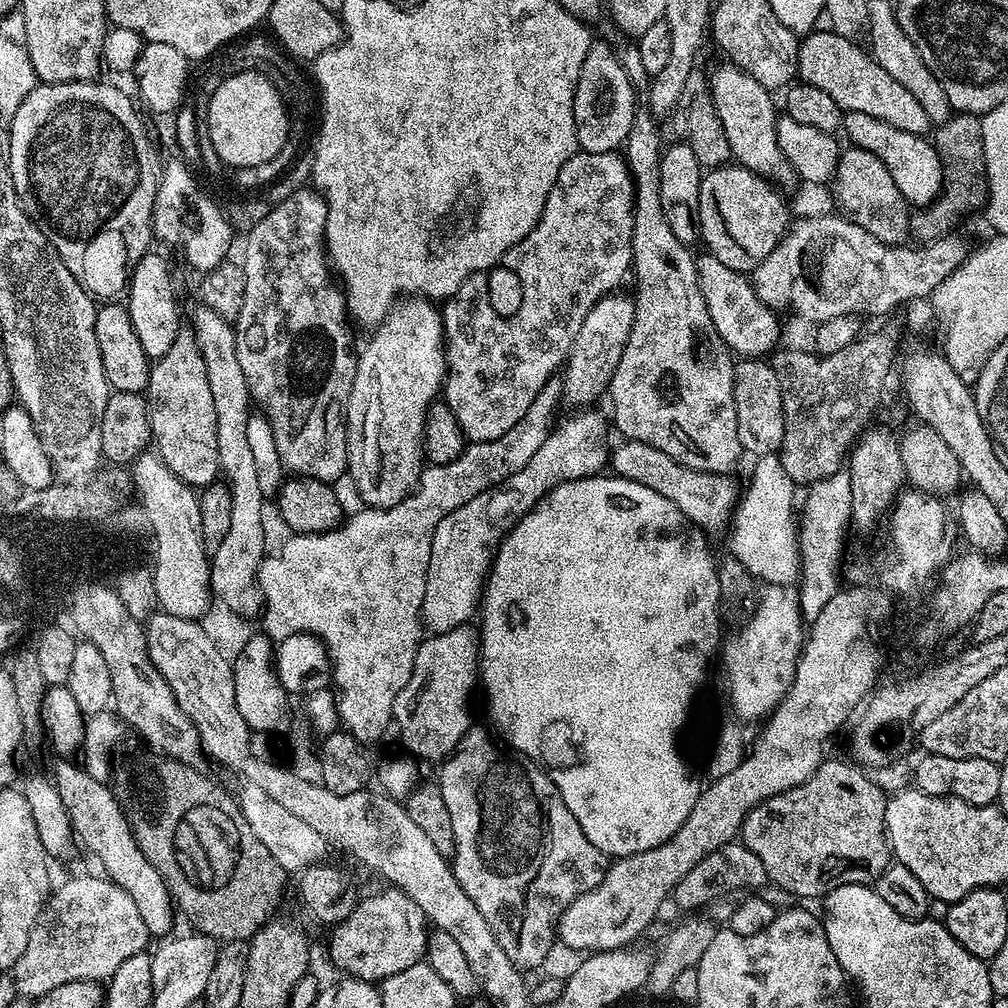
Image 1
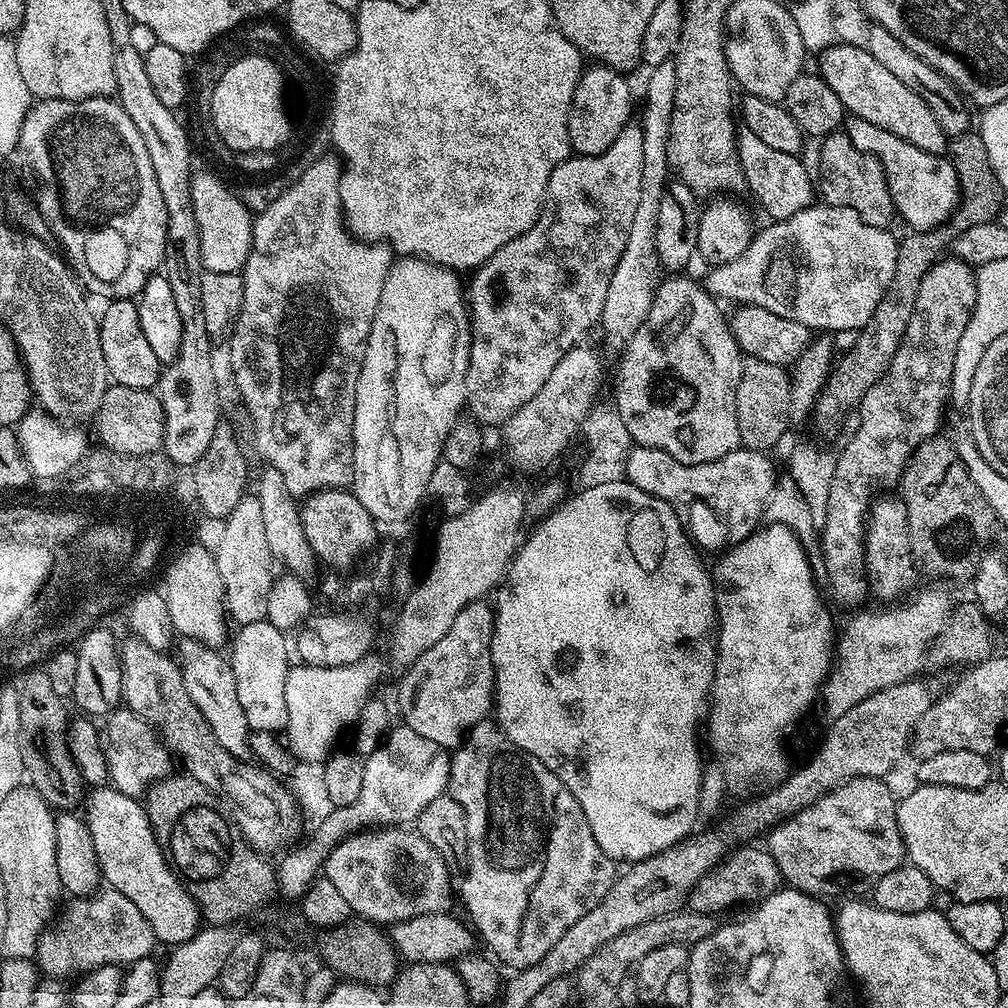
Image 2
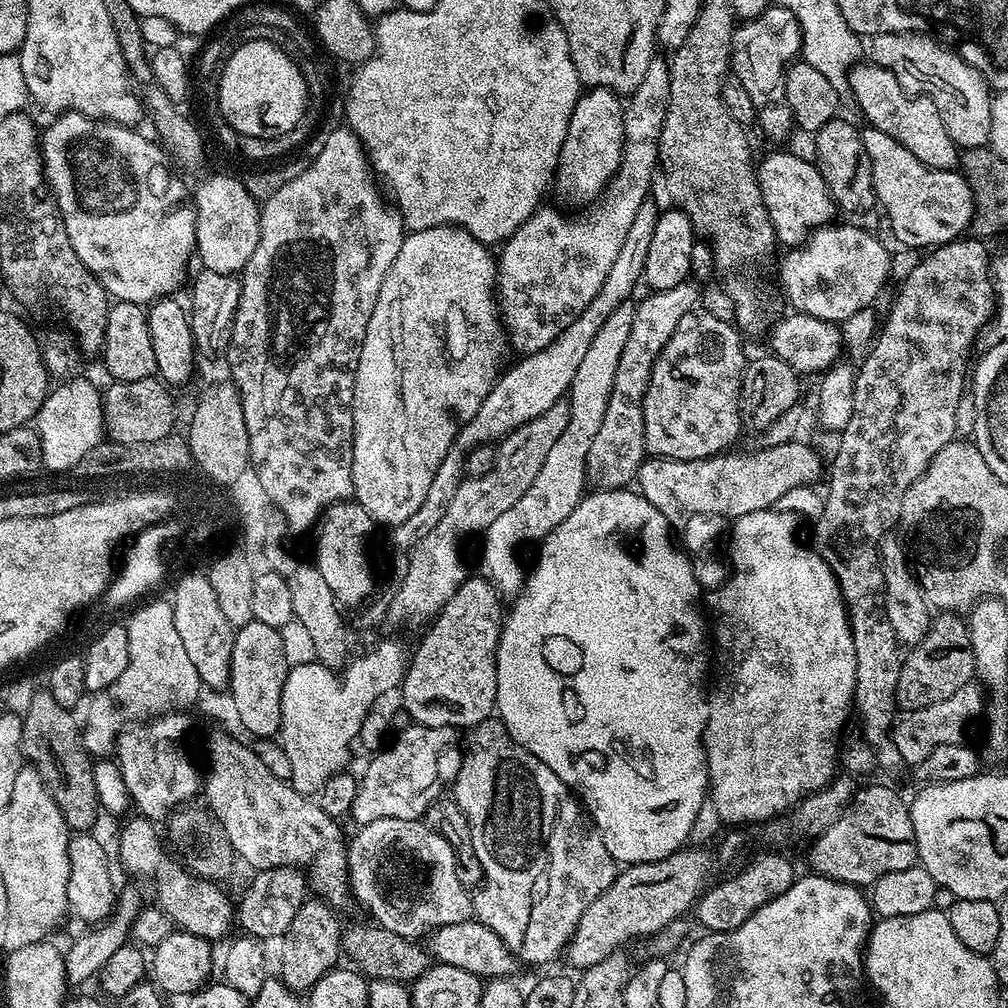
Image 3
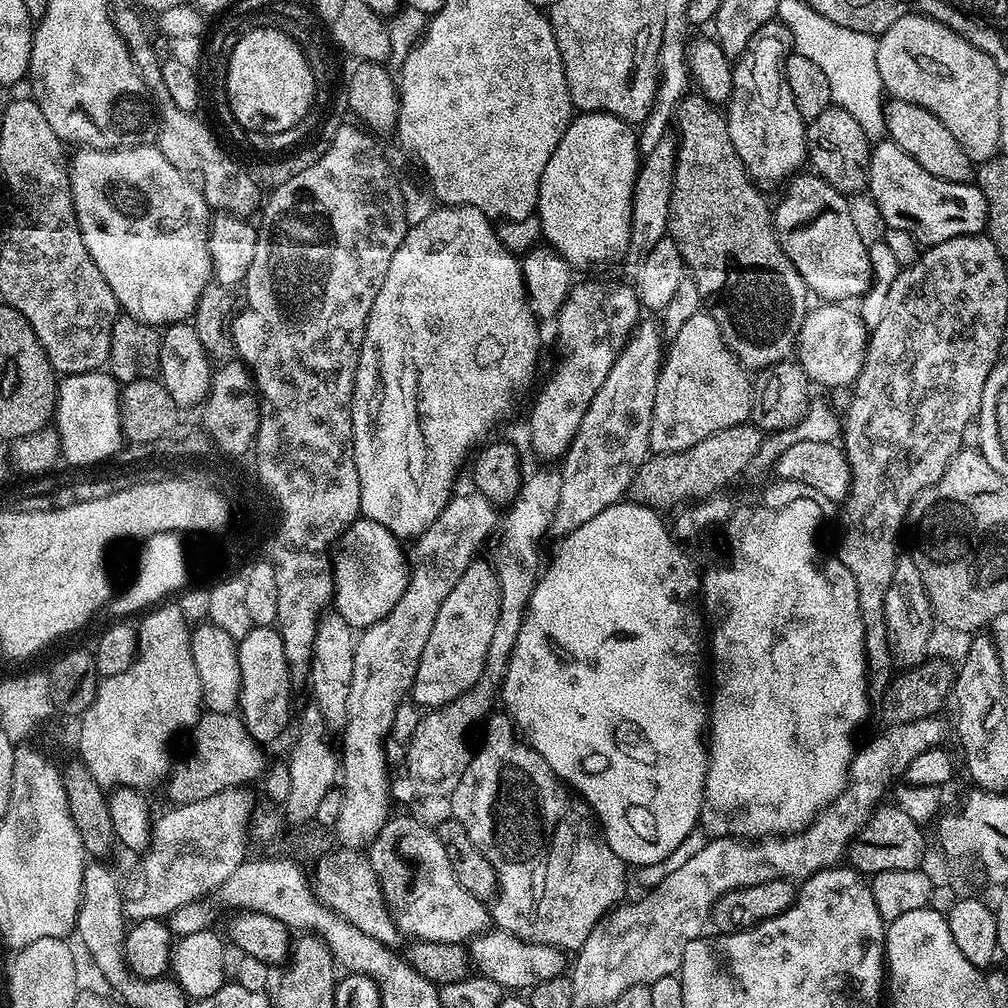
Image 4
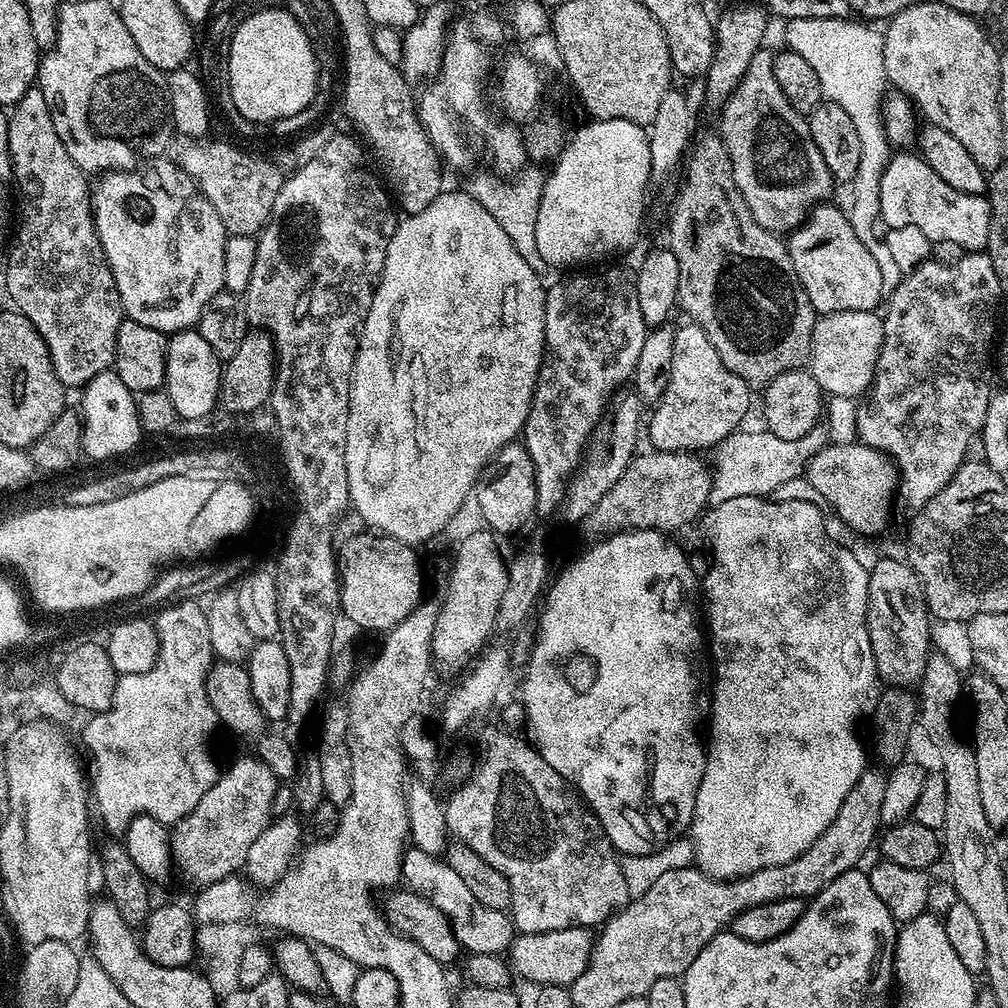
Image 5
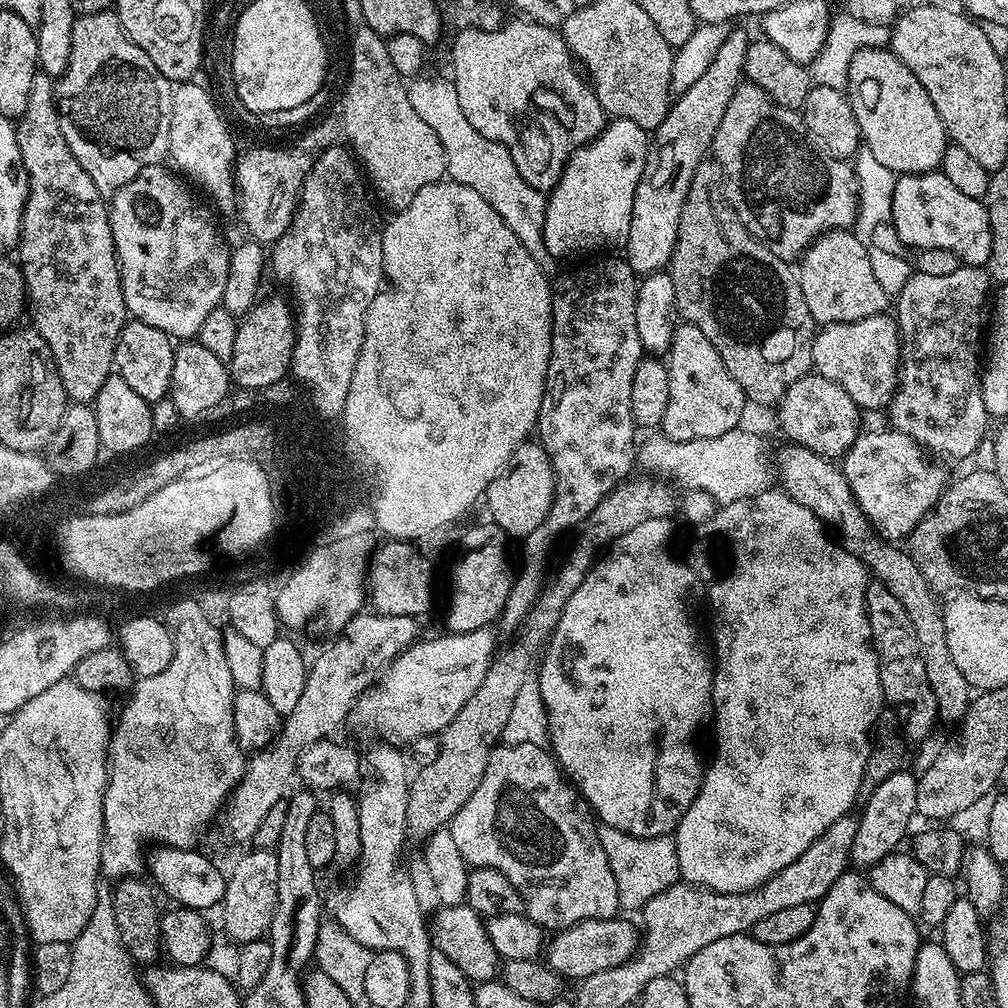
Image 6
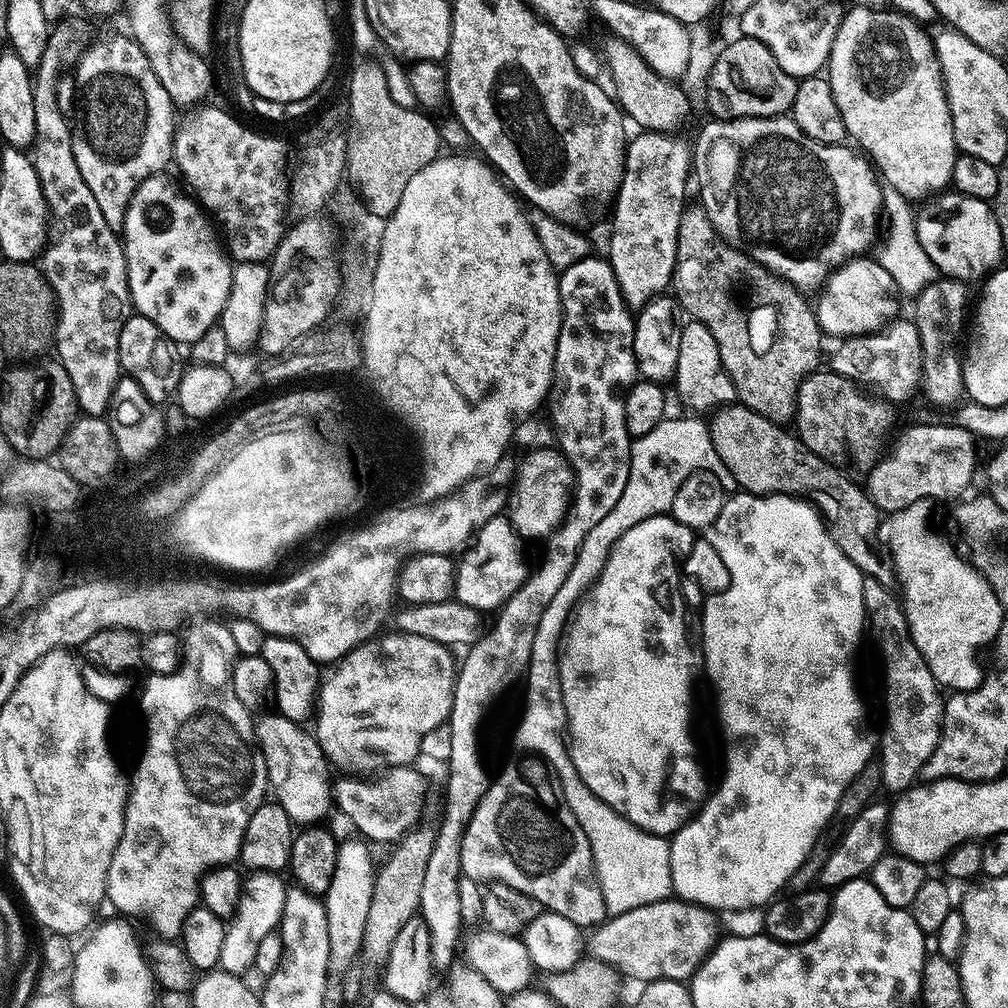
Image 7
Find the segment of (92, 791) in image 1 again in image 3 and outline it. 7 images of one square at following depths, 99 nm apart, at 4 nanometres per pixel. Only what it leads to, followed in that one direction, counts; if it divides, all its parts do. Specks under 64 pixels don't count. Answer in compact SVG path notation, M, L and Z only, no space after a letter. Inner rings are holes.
M135 816L130 819L120 832L120 860L123 866L136 873L152 878L156 883L154 888L155 905L162 909L164 913L172 920L175 927L181 931L192 933L208 941L216 942L218 938L224 937L234 926L235 923L235 905L228 898L227 894L221 889L215 881L202 879L200 876L194 876L178 860L172 860L163 850L158 834L153 826L153 821L143 816Z

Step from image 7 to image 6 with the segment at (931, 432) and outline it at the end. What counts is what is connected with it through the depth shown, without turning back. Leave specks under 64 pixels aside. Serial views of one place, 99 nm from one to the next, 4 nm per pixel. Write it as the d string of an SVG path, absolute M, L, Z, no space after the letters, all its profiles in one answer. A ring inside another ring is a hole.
M895 430L887 431L888 432L861 431L860 435L856 437L856 440L850 446L850 450L845 452L842 457L842 471L846 478L846 482L850 486L850 490L854 494L854 498L856 499L858 506L862 510L862 514L866 514L866 518L871 522L872 527L875 528L885 540L889 542L900 542L911 536L914 529L918 526L918 522L921 518L923 518L924 515L926 515L929 510L936 505L937 500L939 500L940 495L942 495L946 487L946 479L944 480L943 470L938 468L936 465L931 464L931 462L927 460L929 457L926 455L925 449L921 448L920 443L918 443L917 440L911 440L906 434L902 434Z

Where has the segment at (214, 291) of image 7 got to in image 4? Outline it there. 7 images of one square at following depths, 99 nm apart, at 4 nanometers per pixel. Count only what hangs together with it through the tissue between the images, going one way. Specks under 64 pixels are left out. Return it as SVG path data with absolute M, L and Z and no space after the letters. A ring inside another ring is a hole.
M151 143L135 144L133 148L86 148L83 146L75 149L76 153L71 153L68 162L68 177L70 178L70 194L74 202L74 214L82 234L82 242L86 242L86 250L90 250L90 258L94 258L94 266L106 278L110 290L114 290L114 298L120 303L121 309L127 315L133 316L135 320L141 320L153 326L167 326L187 321L196 311L196 304L199 295L206 289L208 284L213 283L212 263L210 262L210 246L208 245L208 226L210 223L210 209L204 195L194 187L187 178L166 158L160 149Z

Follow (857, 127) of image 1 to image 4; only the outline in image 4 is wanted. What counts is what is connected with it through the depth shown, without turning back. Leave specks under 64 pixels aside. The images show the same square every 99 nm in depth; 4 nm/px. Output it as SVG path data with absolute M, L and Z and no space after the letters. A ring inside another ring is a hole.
M887 138L872 149L867 191L872 192L881 218L890 227L913 236L920 246L941 244L959 236L978 236L988 226L988 203L979 186L934 178L930 170L922 170L906 150Z

